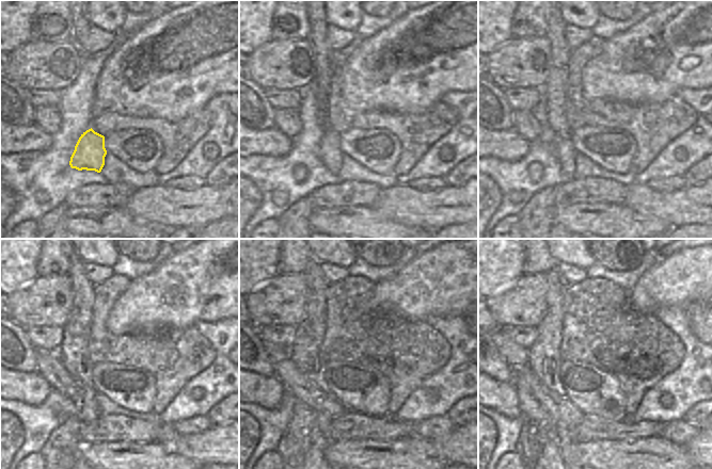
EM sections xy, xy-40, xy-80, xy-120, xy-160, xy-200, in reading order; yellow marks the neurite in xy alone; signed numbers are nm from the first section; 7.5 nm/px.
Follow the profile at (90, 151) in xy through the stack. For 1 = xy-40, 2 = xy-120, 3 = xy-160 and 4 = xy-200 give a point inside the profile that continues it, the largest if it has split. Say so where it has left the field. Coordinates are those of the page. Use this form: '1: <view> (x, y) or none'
1: xy-40 (331, 155)
2: xy-120 (90, 410)
3: xy-160 (412, 455)
4: xy-200 (650, 455)

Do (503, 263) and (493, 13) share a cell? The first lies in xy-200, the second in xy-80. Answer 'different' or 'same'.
same

